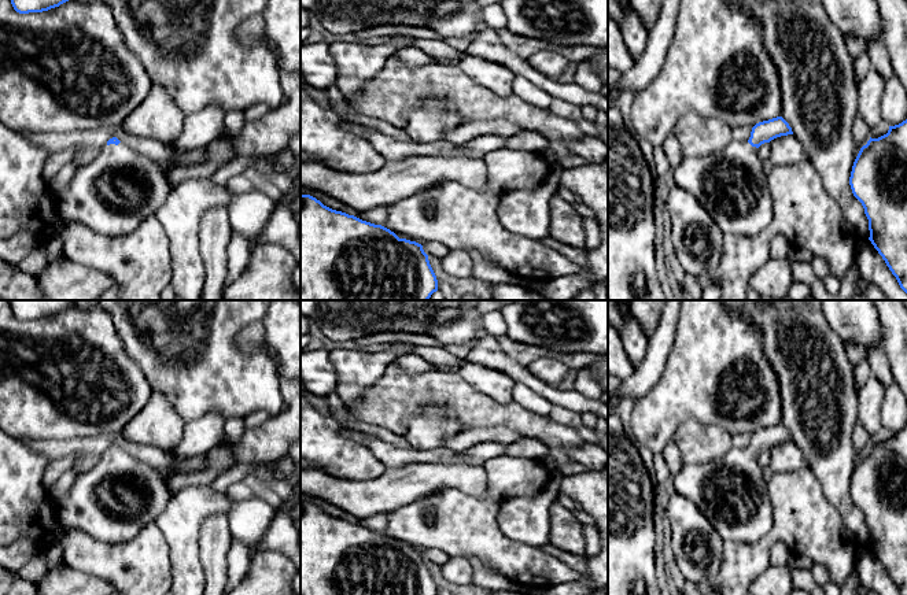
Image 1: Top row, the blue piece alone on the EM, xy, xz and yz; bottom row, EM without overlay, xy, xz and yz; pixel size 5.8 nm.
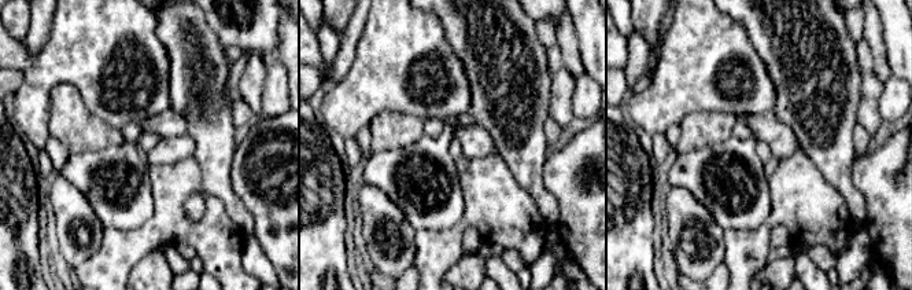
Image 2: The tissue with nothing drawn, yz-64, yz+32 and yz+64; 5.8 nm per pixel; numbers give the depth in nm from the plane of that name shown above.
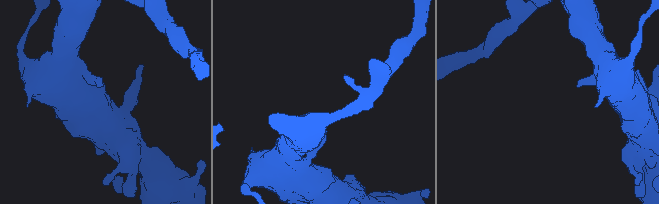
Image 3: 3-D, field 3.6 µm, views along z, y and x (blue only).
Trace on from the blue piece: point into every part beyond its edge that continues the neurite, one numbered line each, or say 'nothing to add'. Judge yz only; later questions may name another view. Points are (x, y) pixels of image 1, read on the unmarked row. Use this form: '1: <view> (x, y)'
1: yz (732, 492)

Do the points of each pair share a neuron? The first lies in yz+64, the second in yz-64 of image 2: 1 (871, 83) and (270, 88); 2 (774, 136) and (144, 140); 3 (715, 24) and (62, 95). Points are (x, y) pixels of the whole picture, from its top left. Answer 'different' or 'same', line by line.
1: different
2: different
3: different

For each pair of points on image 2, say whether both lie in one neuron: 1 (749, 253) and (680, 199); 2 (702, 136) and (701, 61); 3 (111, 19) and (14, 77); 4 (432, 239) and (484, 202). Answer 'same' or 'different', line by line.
1: different
2: different
3: different
4: same

